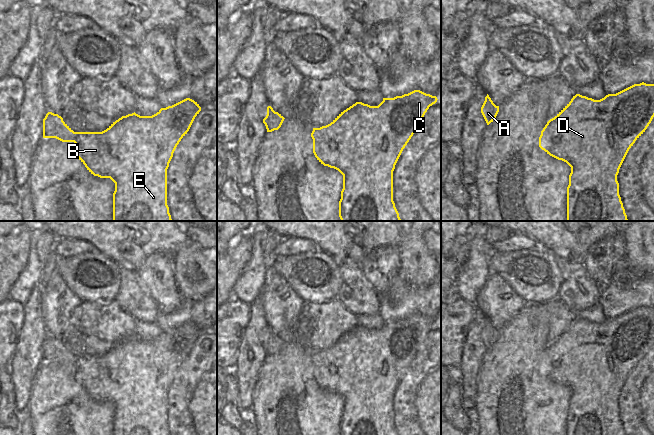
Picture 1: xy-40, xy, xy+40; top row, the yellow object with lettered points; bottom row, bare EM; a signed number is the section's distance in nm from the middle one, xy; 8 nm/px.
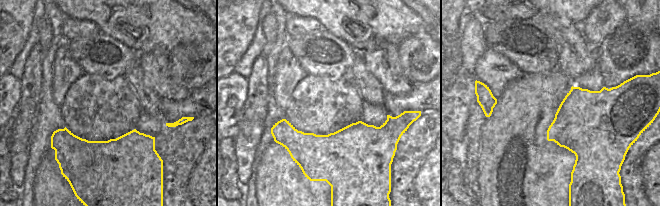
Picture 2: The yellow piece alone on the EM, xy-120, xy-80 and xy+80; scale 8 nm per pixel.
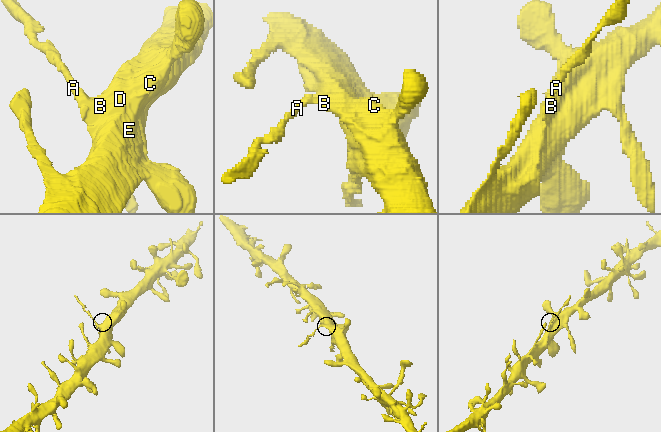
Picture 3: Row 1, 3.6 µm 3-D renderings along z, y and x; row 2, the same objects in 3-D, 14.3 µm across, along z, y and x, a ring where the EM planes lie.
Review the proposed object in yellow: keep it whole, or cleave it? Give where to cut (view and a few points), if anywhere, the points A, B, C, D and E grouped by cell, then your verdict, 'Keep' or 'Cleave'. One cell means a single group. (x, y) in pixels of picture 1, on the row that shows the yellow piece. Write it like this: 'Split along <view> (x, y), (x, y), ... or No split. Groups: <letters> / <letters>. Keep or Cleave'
Split along xy (274, 111), (267, 119), (265, 125). Groups: A / B C D E. Cleave

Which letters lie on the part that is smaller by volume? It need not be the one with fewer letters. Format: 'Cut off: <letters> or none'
Cut off: A

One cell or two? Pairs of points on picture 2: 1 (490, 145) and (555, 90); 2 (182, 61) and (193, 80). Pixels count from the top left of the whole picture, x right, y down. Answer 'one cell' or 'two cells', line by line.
1: one cell
2: one cell

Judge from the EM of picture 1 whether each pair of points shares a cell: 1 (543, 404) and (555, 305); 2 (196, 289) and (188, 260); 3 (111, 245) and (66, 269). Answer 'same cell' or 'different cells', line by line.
1: different cells
2: same cell
3: different cells

